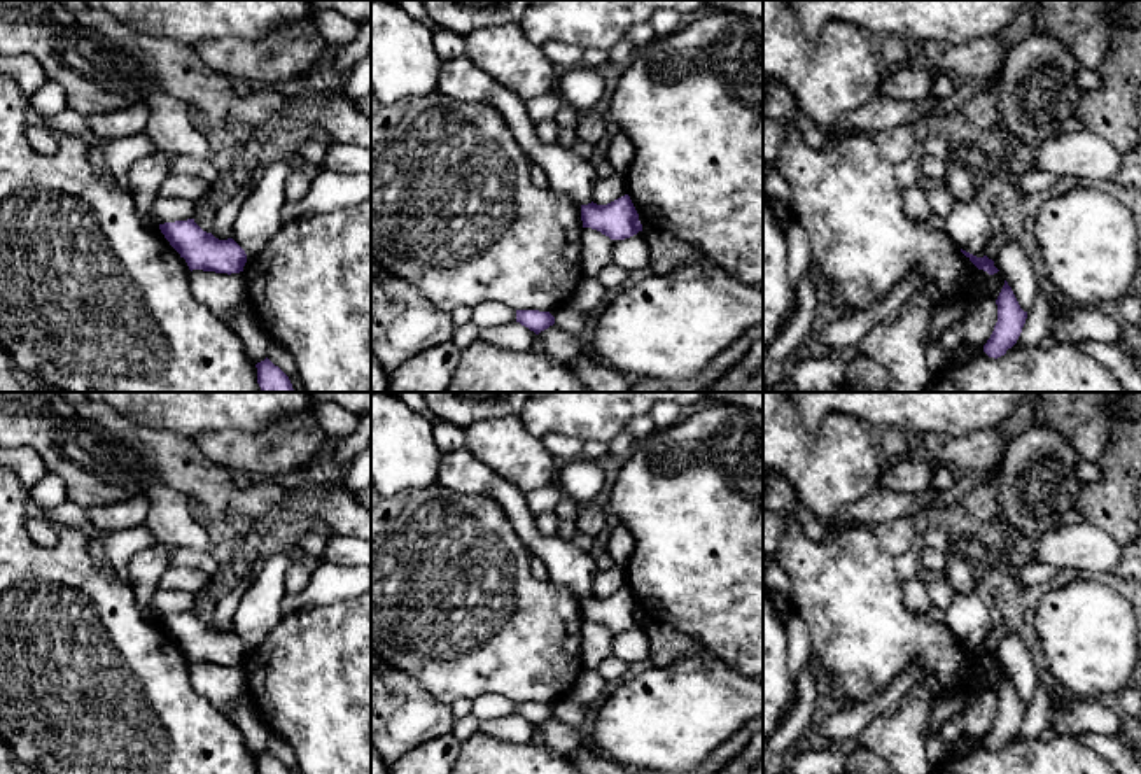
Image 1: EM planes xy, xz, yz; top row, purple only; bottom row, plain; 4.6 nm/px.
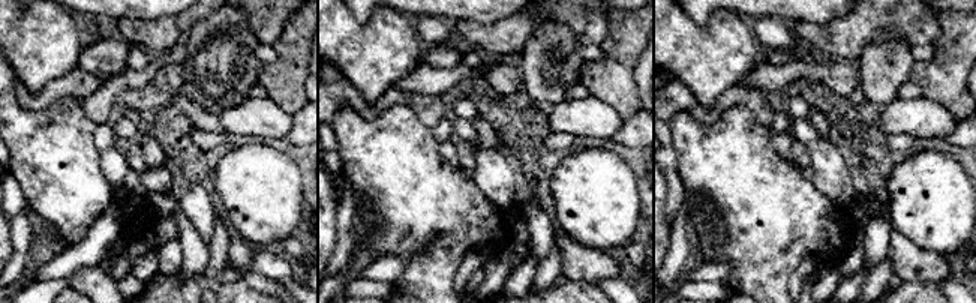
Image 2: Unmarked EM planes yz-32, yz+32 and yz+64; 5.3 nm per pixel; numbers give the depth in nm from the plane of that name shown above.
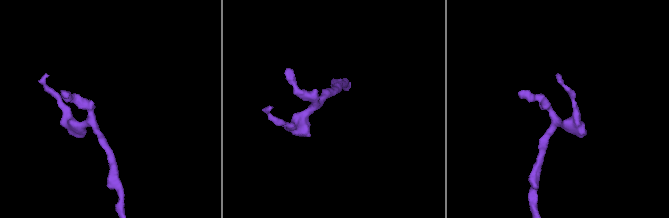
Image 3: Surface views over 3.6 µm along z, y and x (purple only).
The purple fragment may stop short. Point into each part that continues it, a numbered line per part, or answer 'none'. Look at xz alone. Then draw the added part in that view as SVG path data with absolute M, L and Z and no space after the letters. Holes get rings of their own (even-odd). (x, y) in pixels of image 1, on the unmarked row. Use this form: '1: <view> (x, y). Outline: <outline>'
none

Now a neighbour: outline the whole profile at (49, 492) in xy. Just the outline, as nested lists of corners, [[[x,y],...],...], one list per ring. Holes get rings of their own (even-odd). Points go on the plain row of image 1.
[[[47,473],[37,485],[28,490],[28,496],[44,510],[54,510],[68,501],[65,483],[54,475]]]

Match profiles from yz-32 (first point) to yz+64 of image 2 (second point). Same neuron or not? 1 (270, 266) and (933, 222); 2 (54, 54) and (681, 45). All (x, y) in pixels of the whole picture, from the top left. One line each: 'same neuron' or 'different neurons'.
1: different neurons
2: same neuron

